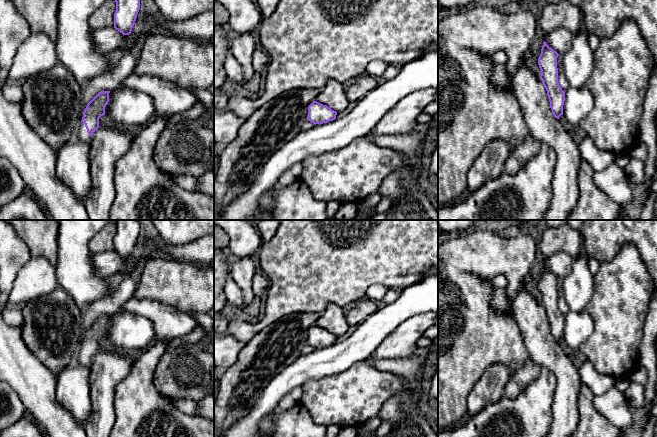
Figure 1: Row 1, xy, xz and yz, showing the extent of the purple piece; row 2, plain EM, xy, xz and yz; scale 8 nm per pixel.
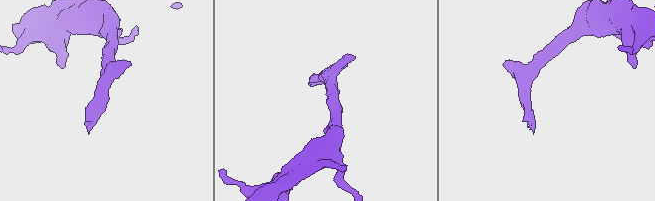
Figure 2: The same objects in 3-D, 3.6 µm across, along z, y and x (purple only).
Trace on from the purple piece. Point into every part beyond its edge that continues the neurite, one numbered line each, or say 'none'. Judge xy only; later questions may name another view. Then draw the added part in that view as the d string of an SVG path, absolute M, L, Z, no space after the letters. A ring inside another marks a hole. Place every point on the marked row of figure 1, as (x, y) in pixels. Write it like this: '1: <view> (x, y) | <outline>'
1: xy (82, 134) | M83 122L80 123L76 136L82 142L86 142L89 144L91 143L92 137L88 134L85 124Z

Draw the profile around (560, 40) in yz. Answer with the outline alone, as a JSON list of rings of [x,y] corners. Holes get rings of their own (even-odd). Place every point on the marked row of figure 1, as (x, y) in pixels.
[[[557,28],[549,33],[544,33],[544,41],[558,54],[564,54],[572,45],[574,33],[566,28]]]

